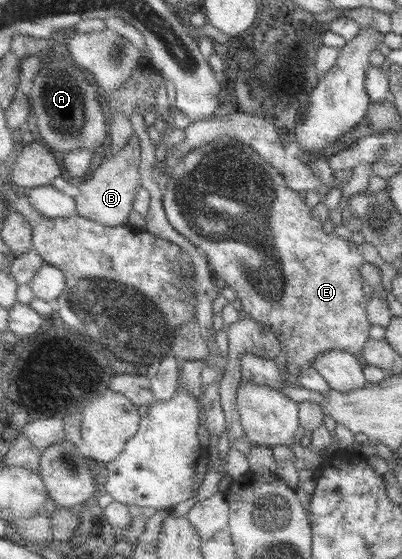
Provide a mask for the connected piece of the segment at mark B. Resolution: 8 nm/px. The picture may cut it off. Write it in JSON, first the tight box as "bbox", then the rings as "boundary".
{"bbox":[74,134,142,226],"boundary":[[[136,134],[119,152],[109,158],[104,158],[93,175],[78,187],[74,196],[77,215],[89,218],[108,226],[125,226],[134,212],[133,201],[136,200],[138,189],[142,186],[140,165],[142,162],[142,147]]]}

